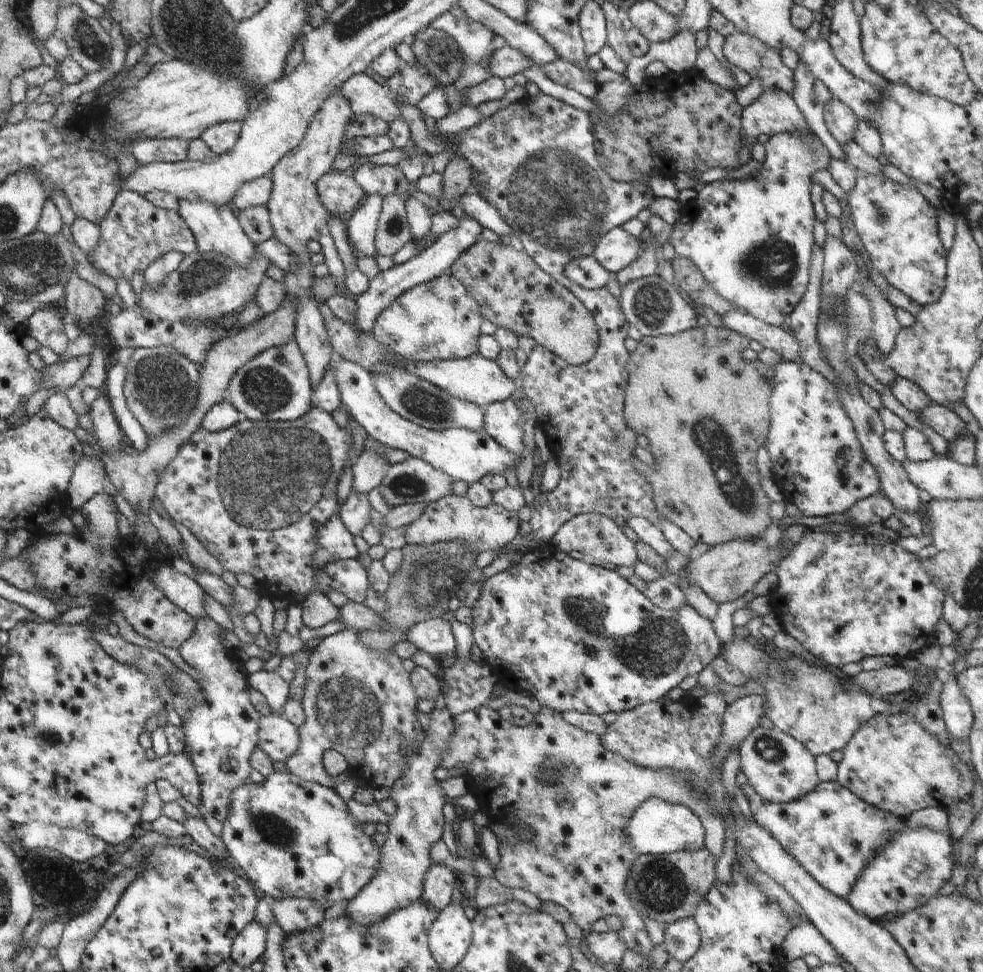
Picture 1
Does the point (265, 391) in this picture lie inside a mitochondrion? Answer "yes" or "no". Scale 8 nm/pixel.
yes

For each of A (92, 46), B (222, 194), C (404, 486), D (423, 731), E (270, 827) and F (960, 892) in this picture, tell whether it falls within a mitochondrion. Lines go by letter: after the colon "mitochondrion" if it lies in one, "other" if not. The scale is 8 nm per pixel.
A: mitochondrion
B: other
C: mitochondrion
D: other
E: mitochondrion
F: other

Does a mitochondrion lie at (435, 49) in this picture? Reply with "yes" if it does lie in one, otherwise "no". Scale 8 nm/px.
yes

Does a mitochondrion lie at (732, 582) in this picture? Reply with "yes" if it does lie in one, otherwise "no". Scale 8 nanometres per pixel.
yes

